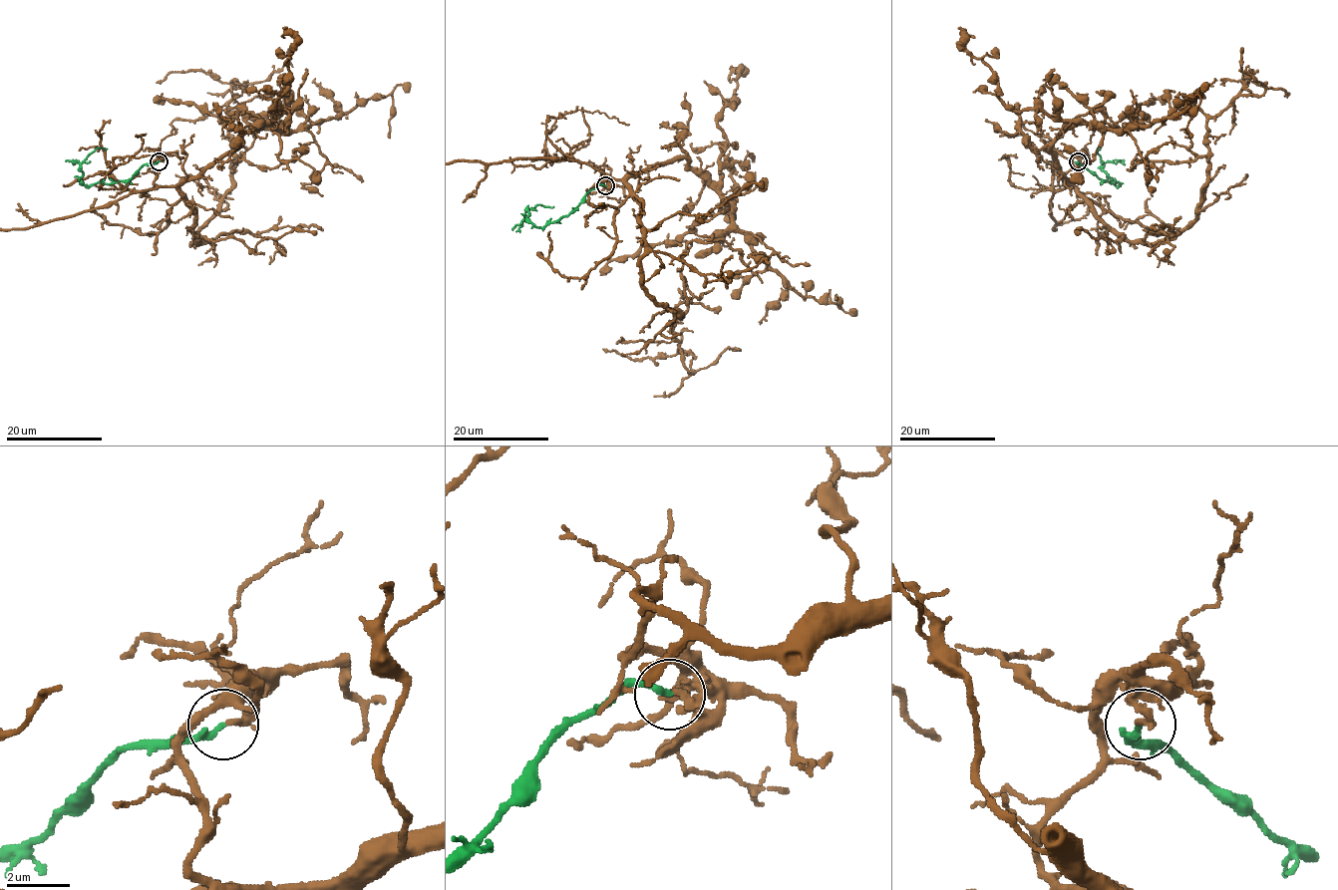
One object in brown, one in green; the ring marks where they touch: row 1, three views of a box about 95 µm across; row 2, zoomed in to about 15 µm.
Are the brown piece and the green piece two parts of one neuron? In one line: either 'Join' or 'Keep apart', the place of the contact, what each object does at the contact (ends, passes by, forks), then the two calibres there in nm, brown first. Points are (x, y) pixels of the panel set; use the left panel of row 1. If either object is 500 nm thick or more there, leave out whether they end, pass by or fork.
Join. Place: (159, 161). At the ring brown ends. At the ring green ends. Thickness 200 nm (brown) against 190 nm

